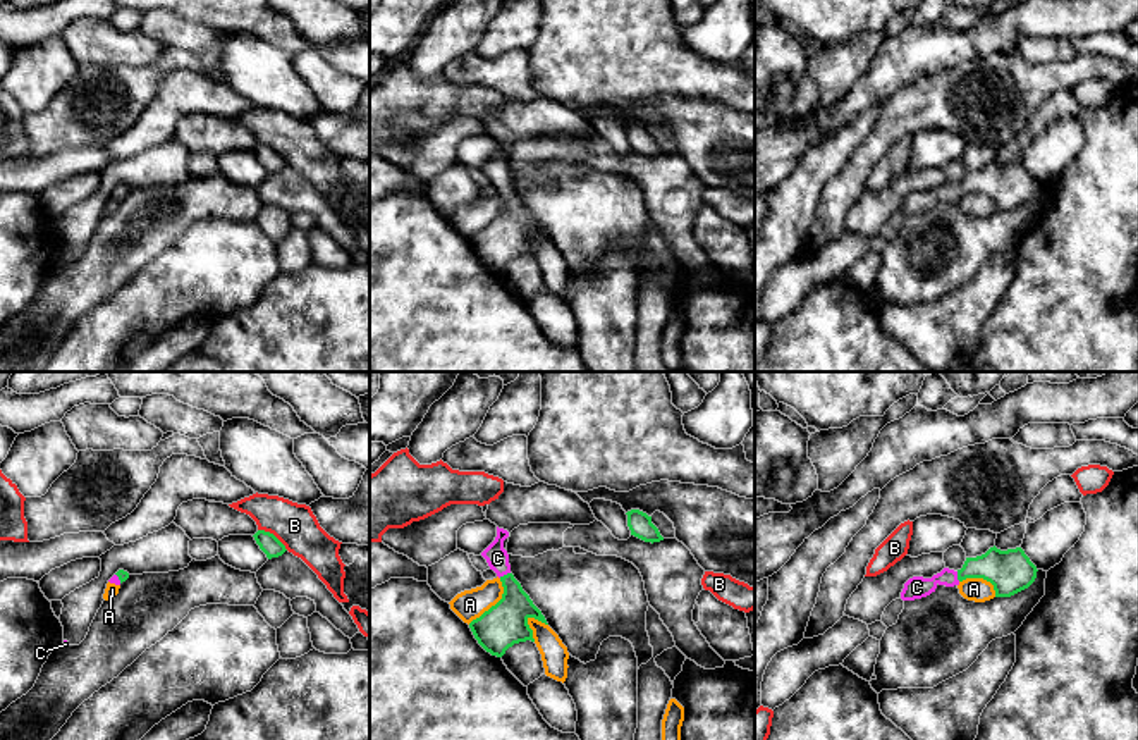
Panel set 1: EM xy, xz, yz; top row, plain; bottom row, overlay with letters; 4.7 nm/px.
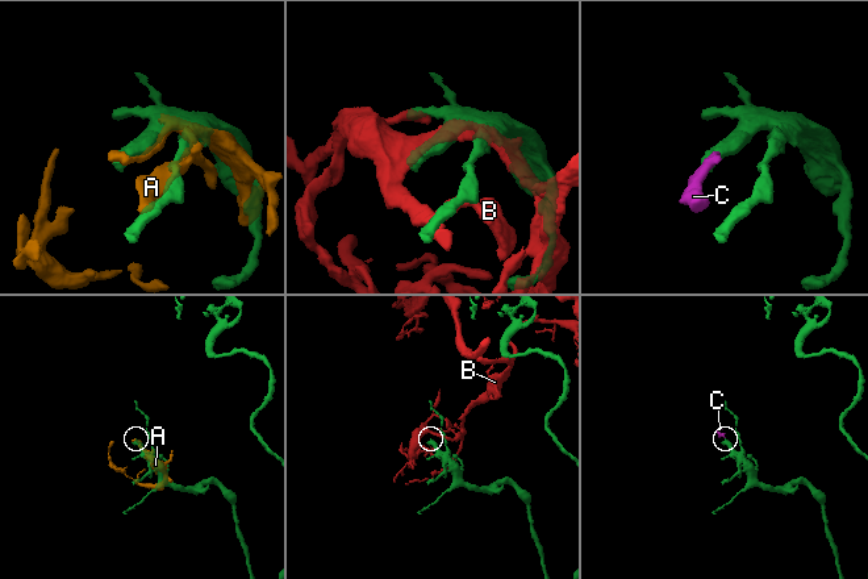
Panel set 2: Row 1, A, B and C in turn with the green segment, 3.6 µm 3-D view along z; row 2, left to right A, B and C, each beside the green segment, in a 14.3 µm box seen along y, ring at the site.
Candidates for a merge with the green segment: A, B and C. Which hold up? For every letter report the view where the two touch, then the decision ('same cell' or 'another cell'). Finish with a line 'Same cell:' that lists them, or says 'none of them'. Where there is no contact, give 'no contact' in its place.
A: meets green in xz; another cell
B: meets green in xy; another cell
C: meets green in xz; same cell
Same cell: C

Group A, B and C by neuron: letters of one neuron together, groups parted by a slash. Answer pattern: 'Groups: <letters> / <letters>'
Groups: A / B / C

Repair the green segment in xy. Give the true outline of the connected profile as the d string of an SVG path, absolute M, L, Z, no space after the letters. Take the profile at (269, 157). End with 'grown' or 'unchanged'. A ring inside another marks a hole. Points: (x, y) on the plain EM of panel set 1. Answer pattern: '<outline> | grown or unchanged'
M258 145L253 151L268 174L278 172L287 165L285 160L270 146Z | unchanged

